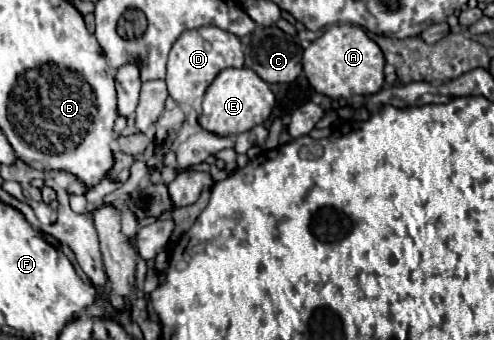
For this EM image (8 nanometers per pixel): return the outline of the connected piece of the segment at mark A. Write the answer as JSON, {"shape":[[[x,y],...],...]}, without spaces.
{"shape":[[[330,26],[316,38],[302,56],[302,66],[310,86],[334,100],[348,100],[352,94],[376,94],[384,84],[384,54],[360,26]]]}

